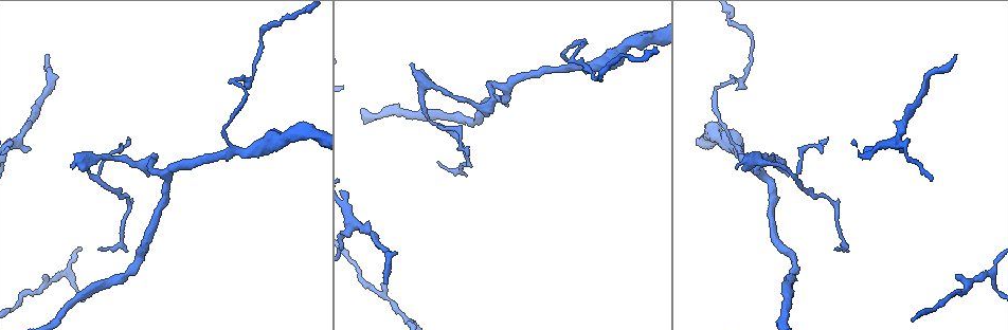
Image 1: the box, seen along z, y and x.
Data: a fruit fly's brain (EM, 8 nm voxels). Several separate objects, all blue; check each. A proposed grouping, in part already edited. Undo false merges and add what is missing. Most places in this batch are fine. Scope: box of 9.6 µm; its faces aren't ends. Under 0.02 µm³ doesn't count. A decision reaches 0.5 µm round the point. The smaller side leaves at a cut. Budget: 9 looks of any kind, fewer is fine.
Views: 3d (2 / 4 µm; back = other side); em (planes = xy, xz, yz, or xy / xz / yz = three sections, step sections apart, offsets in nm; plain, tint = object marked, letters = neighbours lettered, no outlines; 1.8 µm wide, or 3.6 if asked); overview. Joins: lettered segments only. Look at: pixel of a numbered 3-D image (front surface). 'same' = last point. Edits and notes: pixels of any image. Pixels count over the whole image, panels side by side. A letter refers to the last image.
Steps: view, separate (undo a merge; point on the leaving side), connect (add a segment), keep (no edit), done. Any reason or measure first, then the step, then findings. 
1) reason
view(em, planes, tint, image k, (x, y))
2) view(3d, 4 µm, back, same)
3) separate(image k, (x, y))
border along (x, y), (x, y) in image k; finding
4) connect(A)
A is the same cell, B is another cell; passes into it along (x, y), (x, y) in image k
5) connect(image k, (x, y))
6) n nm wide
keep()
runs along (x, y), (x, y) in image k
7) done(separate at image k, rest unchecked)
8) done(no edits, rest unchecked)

arms part here
view(em, 3.6 µm, xy, step 16, tint, image 1, (506, 87))

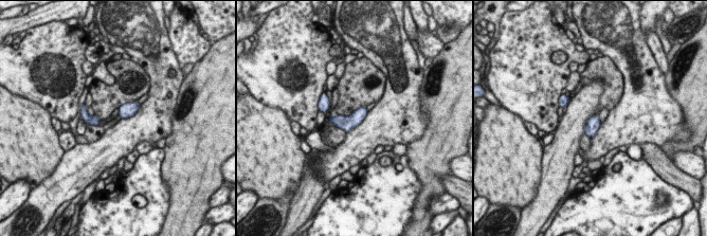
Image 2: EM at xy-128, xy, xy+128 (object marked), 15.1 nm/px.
cut it another way
view(em, 3.6 µm, planes, letters, same)

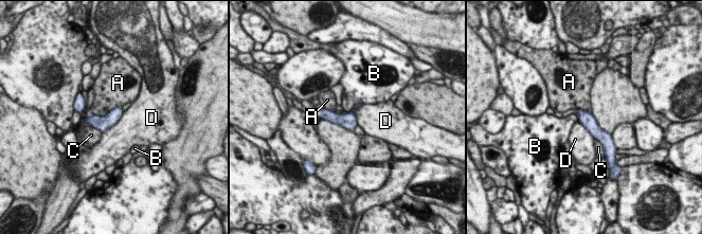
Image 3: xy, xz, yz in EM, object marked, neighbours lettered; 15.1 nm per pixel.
keep()
A, B, C and D are other cells; runs along (580, 112), (605, 138), (608, 138) in image 3; all the same neuron

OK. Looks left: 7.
side arm on a straight run
view(3d, 2 µm, image 1, (238, 152))

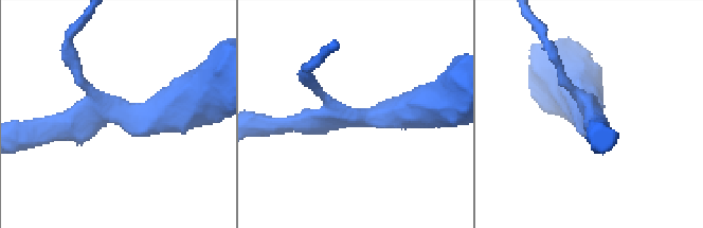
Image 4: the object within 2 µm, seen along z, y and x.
3 arms
view(em, planes, tint, image 4, (588, 111))

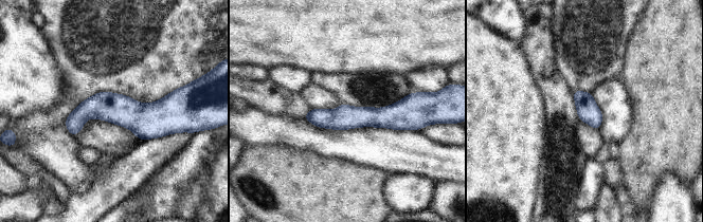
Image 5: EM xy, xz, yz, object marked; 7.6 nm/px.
view(em, planes, letters, same)

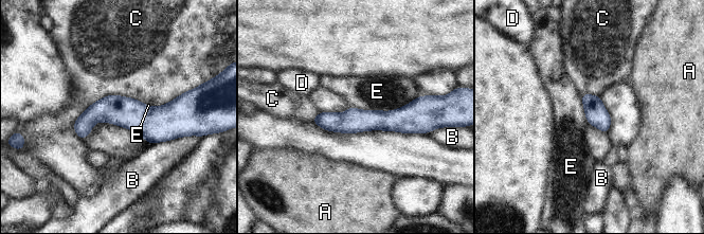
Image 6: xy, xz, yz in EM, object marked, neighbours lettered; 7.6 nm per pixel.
170 nm wide
keep()
A, B, C, D and E are other cells; border along (419, 95), (391, 110), (350, 107) in image 6; all the same neuron

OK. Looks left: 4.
end of a long branch
view(3d, 4 µm, image 1, (46, 55))

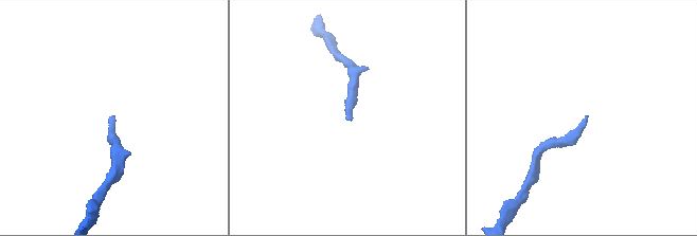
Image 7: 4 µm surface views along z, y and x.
view(em, planes, letters, image 7, (585, 117))

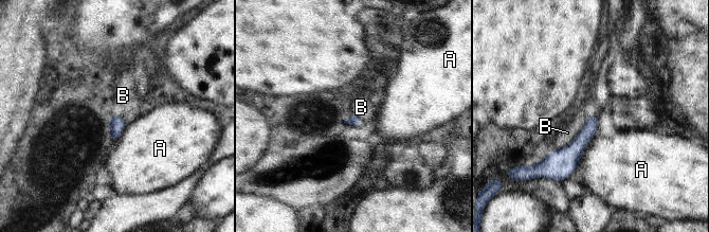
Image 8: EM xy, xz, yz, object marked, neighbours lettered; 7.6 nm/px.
keep()
A and B are other cells; border along (591, 112), (577, 136), (556, 149) in image 8; none of them fits

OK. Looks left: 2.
an open end
view(em, planes, letters, image 1, (412, 65))

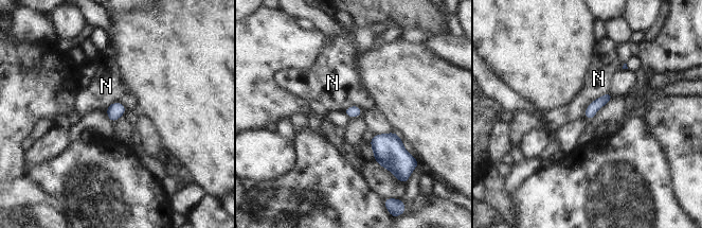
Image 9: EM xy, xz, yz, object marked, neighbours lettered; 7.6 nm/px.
keep()
N is another cell; border along (608, 91), (596, 98), (583, 116) in image 9; none of them fits

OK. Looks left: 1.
done(no edits, rest unchecked)

